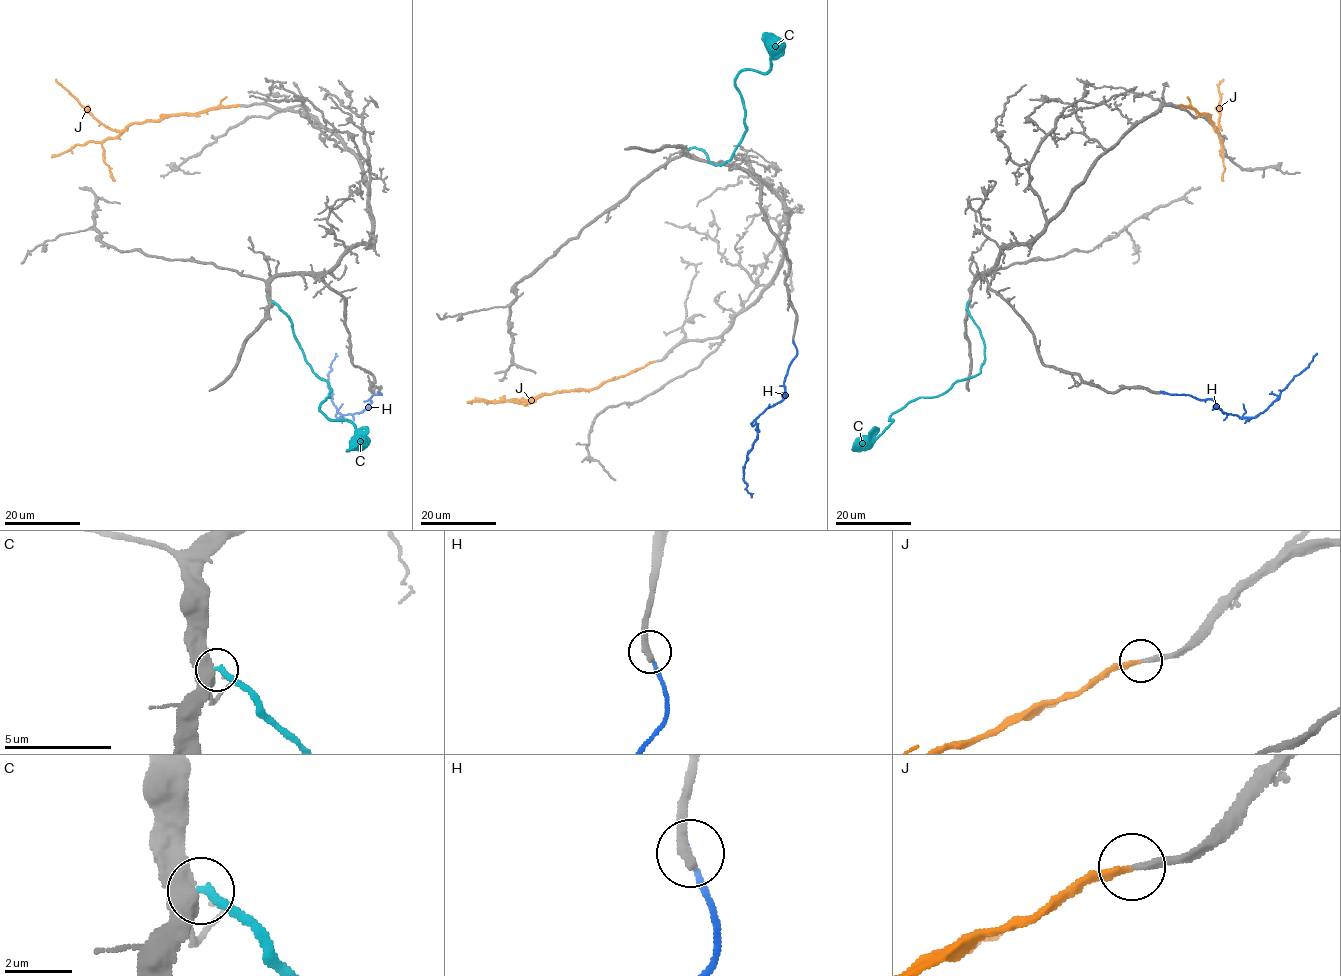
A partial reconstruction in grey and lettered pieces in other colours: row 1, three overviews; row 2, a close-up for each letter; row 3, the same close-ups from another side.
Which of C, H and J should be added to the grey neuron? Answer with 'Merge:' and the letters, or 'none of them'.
Merge: J

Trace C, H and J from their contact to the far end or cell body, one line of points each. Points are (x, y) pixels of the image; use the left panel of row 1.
C: (272, 301), (291, 322), (306, 363), (330, 388), (320, 409), (331, 420), (355, 426), (347, 450)
H: (379, 391), (381, 394), (374, 394), (365, 409), (340, 417), (328, 386), (328, 373), (336, 353)
J: (239, 105), (163, 115), (157, 120), (129, 123), (116, 131), (98, 122), (55, 79)

